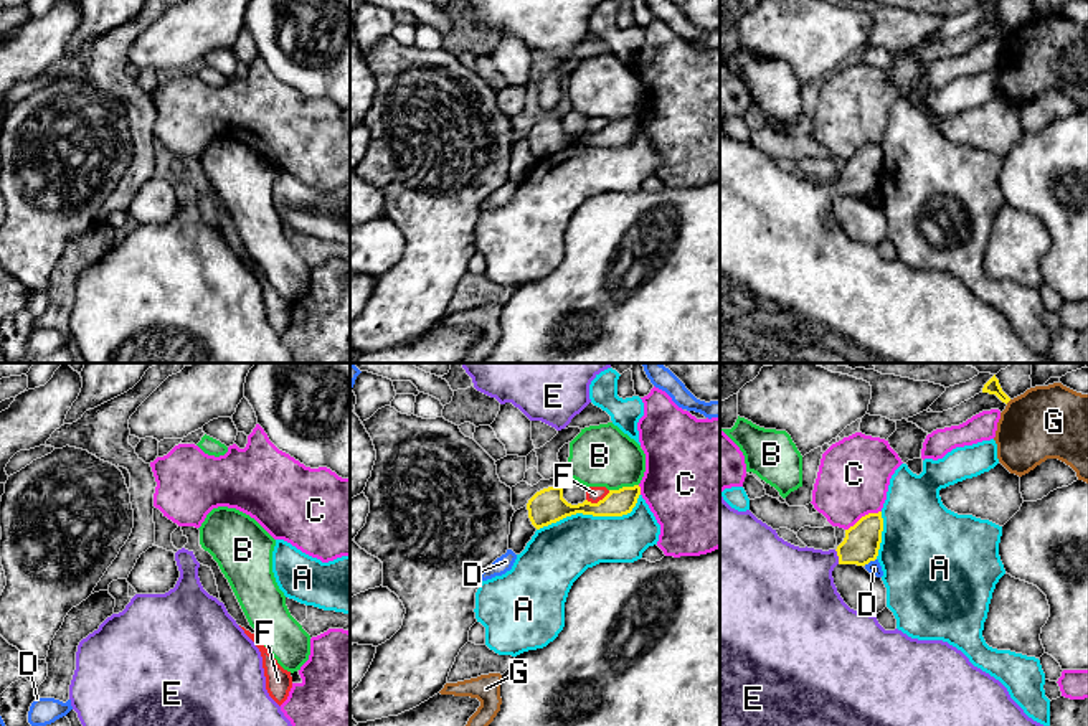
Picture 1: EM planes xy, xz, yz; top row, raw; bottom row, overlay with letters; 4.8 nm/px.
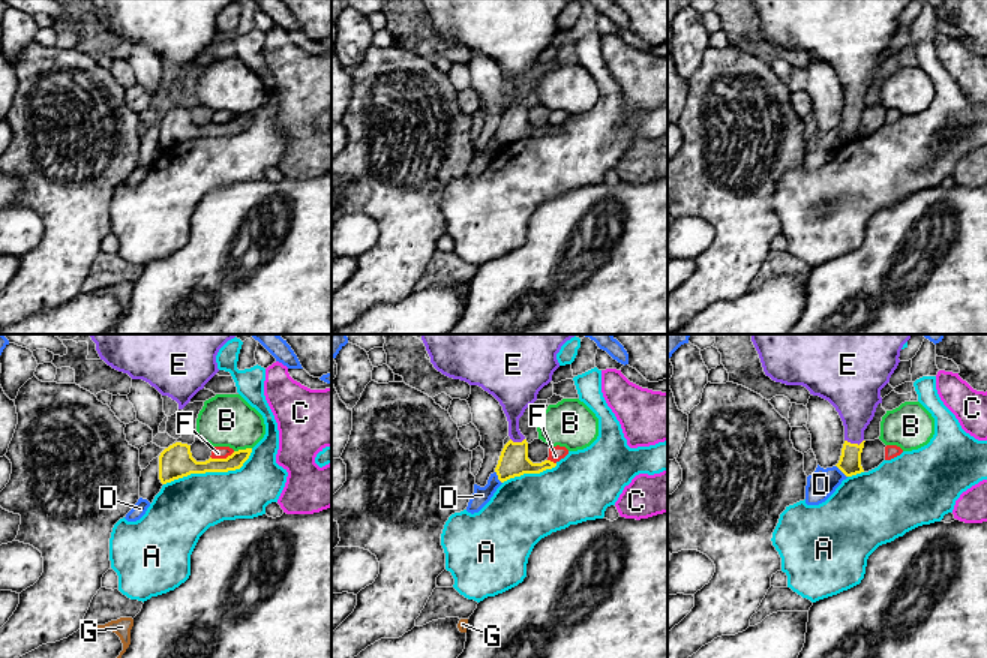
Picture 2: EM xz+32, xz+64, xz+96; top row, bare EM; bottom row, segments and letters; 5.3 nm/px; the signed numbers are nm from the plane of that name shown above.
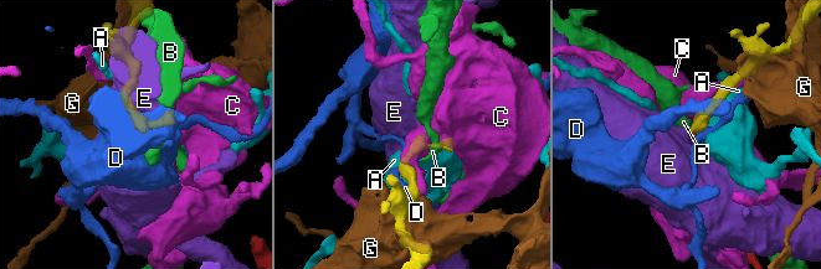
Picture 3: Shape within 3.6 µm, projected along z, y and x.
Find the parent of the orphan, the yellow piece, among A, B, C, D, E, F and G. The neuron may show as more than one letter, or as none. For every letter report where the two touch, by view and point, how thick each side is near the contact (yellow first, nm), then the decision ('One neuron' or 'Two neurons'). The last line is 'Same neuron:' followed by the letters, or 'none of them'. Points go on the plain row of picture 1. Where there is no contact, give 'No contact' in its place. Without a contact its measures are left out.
A: Touches yellow at xz (591, 144). Thickness 170 nm (yellow) against 300 nm. Two neurons
B: Touches yellow at xz (623, 117). Thickness 130 nm (yellow) against 300 nm. Two neurons
C: Touches yellow at yz (862, 147). Thickness 180 nm (yellow) against 340 nm. Two neurons
D: Touches yellow at yz (869, 192). Thickness 180 nm (yellow) against 70 nm. Two neurons
E: Touches yellow at yz (837, 185). Thickness 180 nm (yellow) against 360 nm. One neuron
F: Touches yellow at xz (600, 131). Thickness 160 nm (yellow) against 80 nm. Two neurons
G: Touches yellow at yz (1007, 32). Thickness 70 nm (yellow) against 360 nm. Two neurons
Same neuron: E

